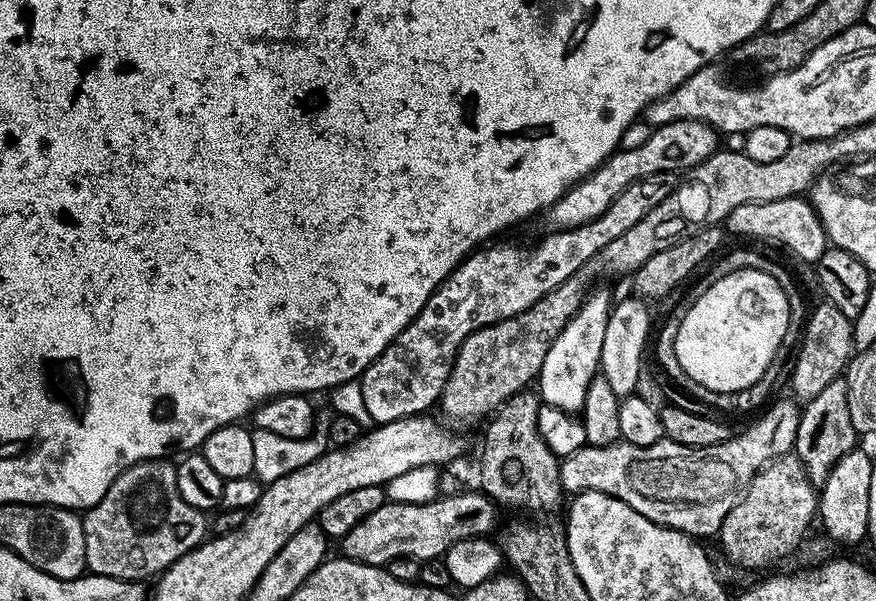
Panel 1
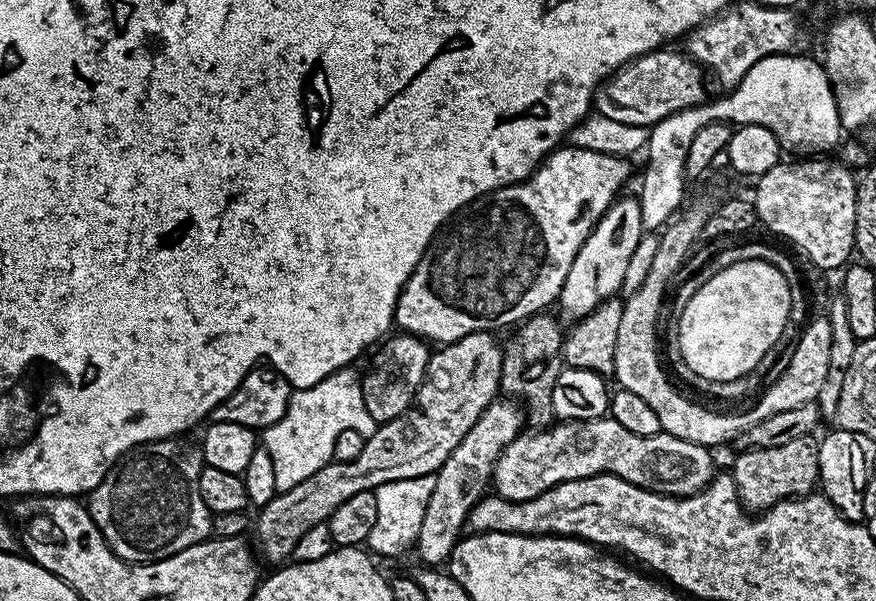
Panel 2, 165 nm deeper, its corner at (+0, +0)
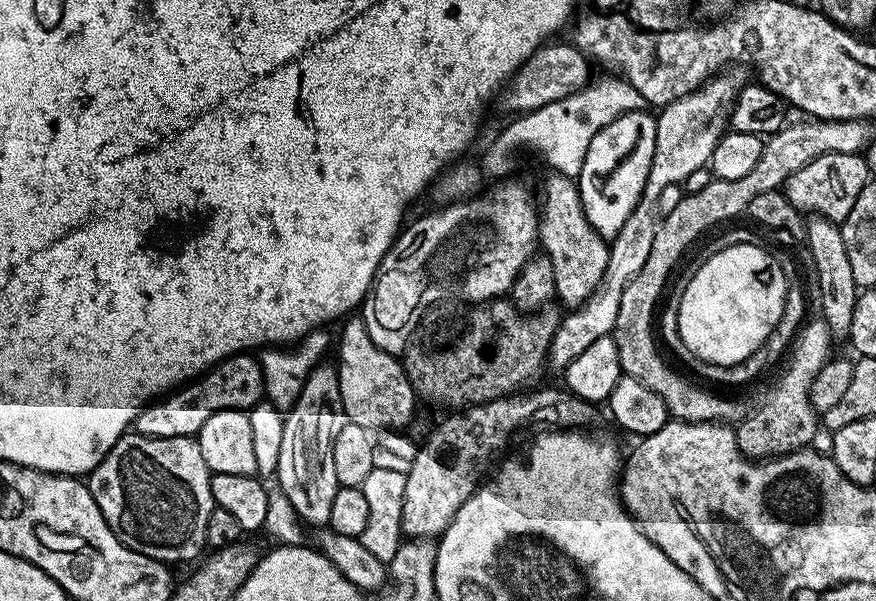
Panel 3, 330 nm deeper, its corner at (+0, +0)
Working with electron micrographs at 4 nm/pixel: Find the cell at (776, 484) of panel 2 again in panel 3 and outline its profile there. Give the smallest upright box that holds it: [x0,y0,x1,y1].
[734,319,834,462]

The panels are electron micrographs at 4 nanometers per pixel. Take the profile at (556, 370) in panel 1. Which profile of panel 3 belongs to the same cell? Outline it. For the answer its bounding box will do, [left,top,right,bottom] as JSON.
[578,111,656,237]

